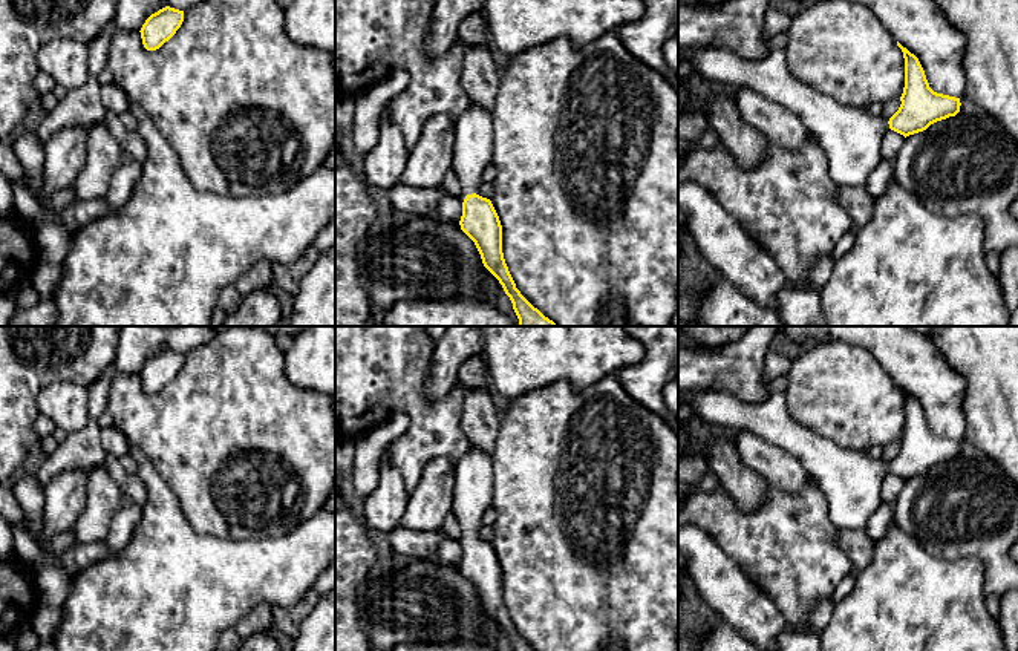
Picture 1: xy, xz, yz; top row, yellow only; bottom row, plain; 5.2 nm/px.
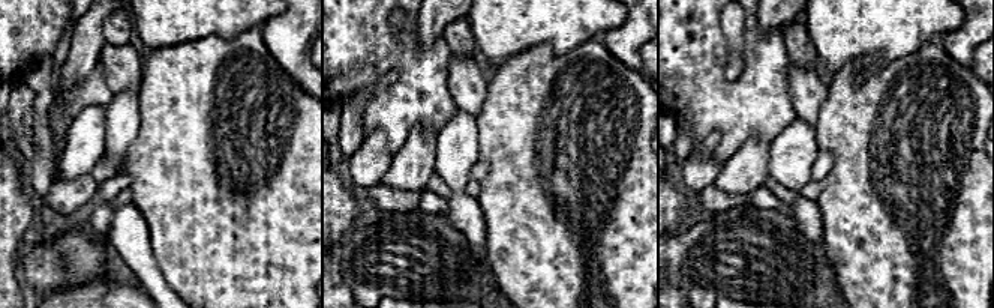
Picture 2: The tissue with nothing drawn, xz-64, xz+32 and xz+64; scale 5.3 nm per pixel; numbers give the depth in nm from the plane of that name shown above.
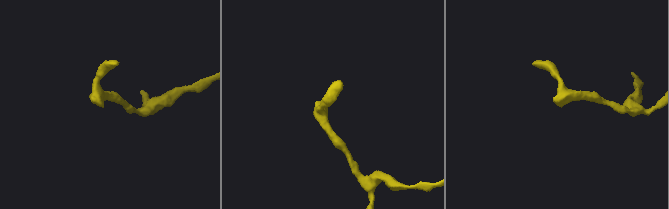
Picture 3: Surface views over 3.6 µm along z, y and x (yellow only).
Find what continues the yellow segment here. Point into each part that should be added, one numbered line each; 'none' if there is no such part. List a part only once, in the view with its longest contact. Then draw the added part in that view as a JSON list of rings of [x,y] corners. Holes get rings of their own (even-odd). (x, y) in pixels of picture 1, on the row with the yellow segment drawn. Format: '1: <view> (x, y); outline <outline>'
1: xz (473, 130); outline [[[470,103],[455,123],[452,170],[467,195],[476,193],[490,167],[493,149],[493,112]]]

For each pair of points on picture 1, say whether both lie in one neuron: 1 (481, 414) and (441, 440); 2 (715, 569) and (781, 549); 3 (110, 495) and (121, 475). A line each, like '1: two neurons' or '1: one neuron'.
1: two neurons
2: two neurons
3: two neurons

